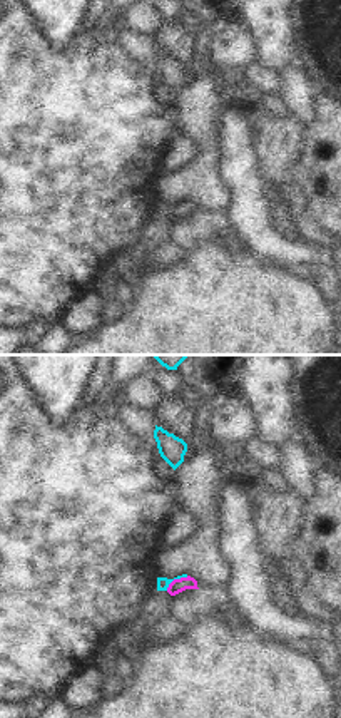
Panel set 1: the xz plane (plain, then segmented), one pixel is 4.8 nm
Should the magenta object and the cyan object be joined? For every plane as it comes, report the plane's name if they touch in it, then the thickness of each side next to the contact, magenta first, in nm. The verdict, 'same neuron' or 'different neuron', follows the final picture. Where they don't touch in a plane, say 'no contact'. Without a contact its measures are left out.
xz | 70/60 nm

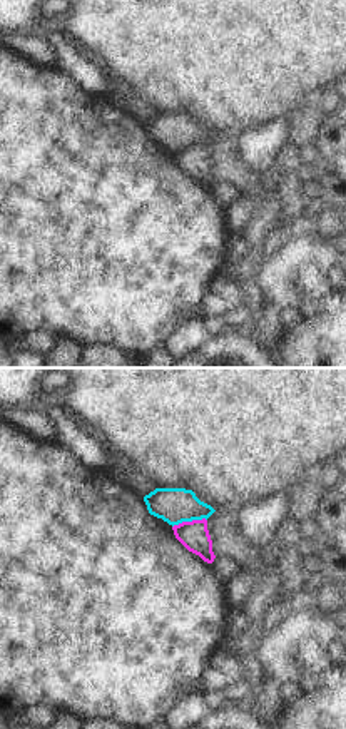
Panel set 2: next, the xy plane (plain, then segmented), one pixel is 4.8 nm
xy | 140/180 nm

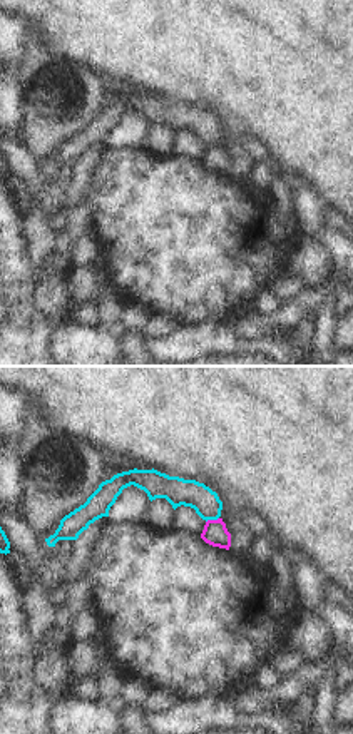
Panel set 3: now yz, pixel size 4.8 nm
yz | 120/130 nm

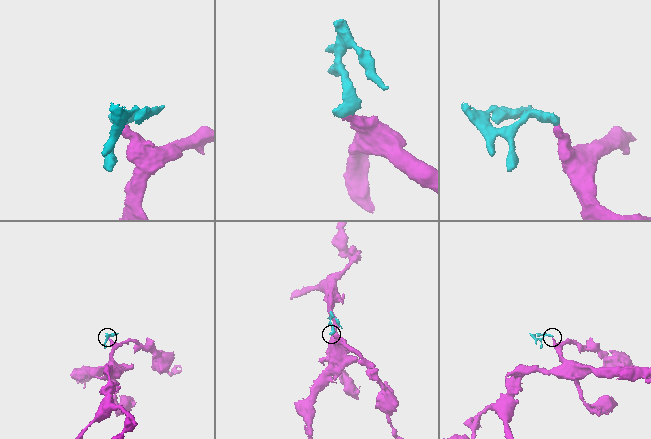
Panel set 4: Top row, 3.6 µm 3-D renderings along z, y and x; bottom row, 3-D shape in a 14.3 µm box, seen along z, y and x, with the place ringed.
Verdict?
different neuron

